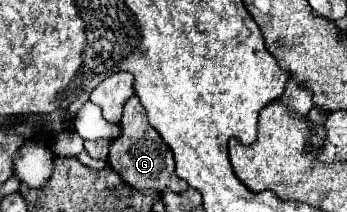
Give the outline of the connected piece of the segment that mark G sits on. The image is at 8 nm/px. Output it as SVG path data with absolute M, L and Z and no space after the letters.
M132 95L124 107L124 115L122 115L122 135L118 139L112 141L110 145L110 153L108 153L108 163L110 167L122 175L122 179L130 185L130 187L138 187L138 189L156 189L156 191L176 191L182 193L188 189L186 183L182 183L178 179L178 175L174 175L175 161L173 153L164 143L164 139L150 127L148 119L146 119L146 111L140 105L138 97Z

